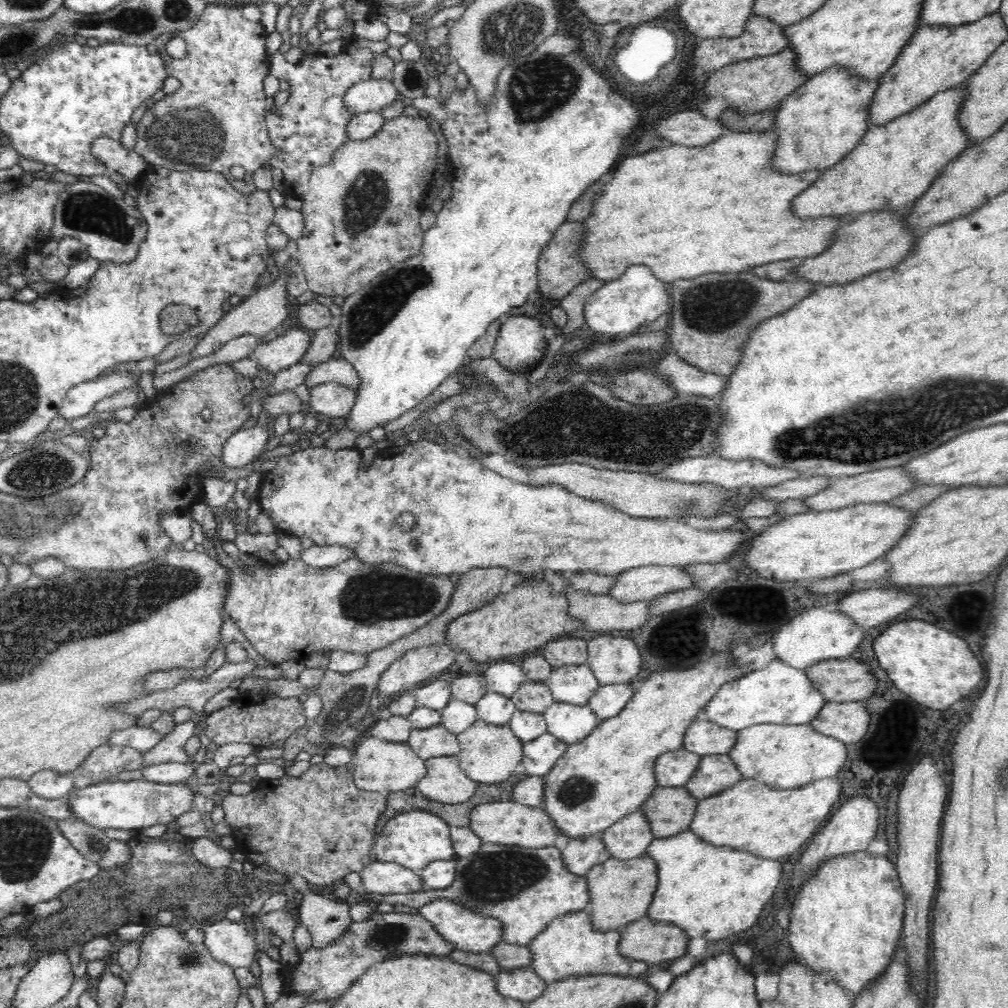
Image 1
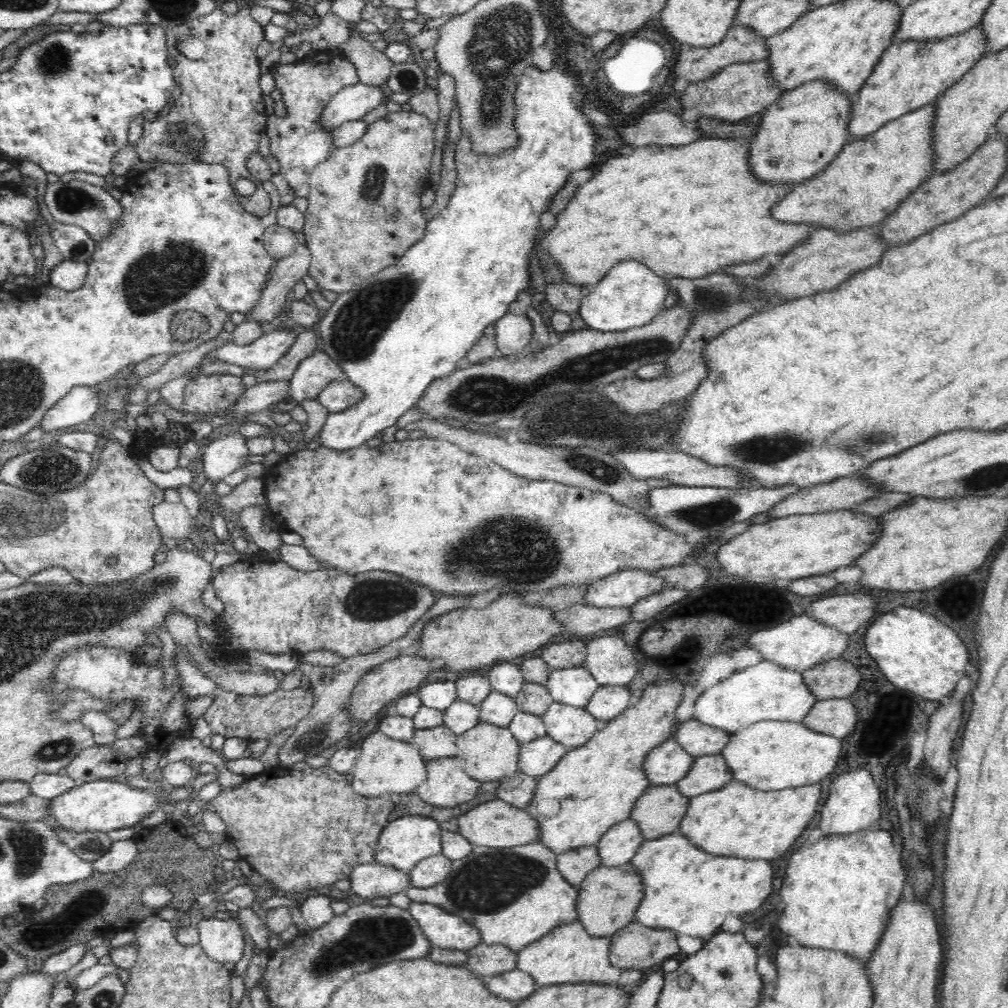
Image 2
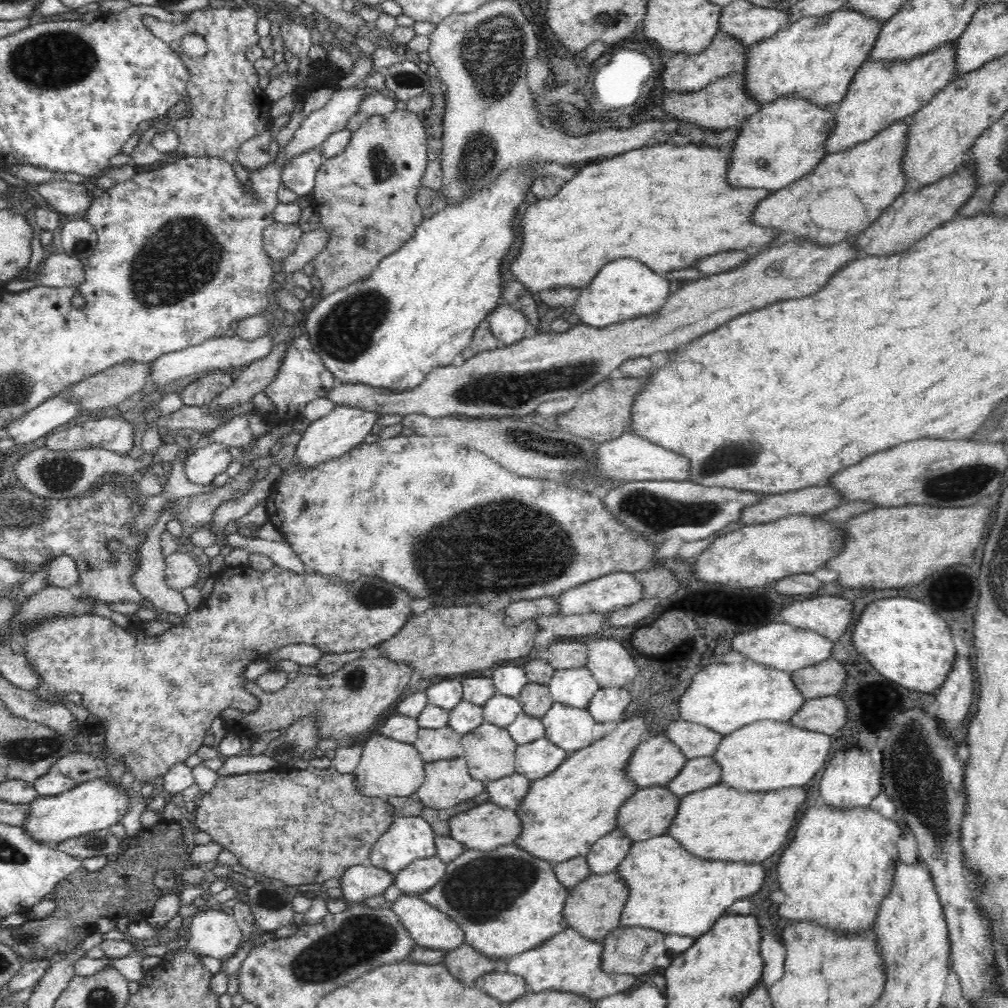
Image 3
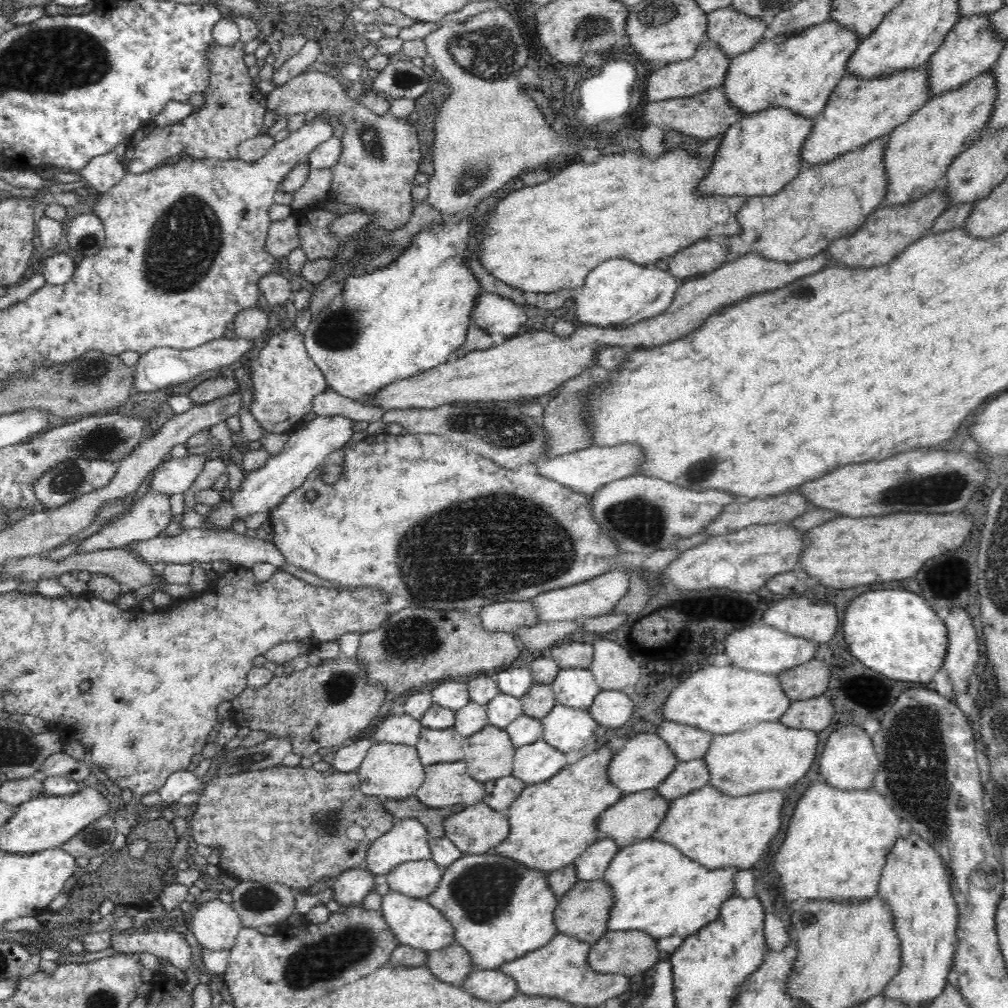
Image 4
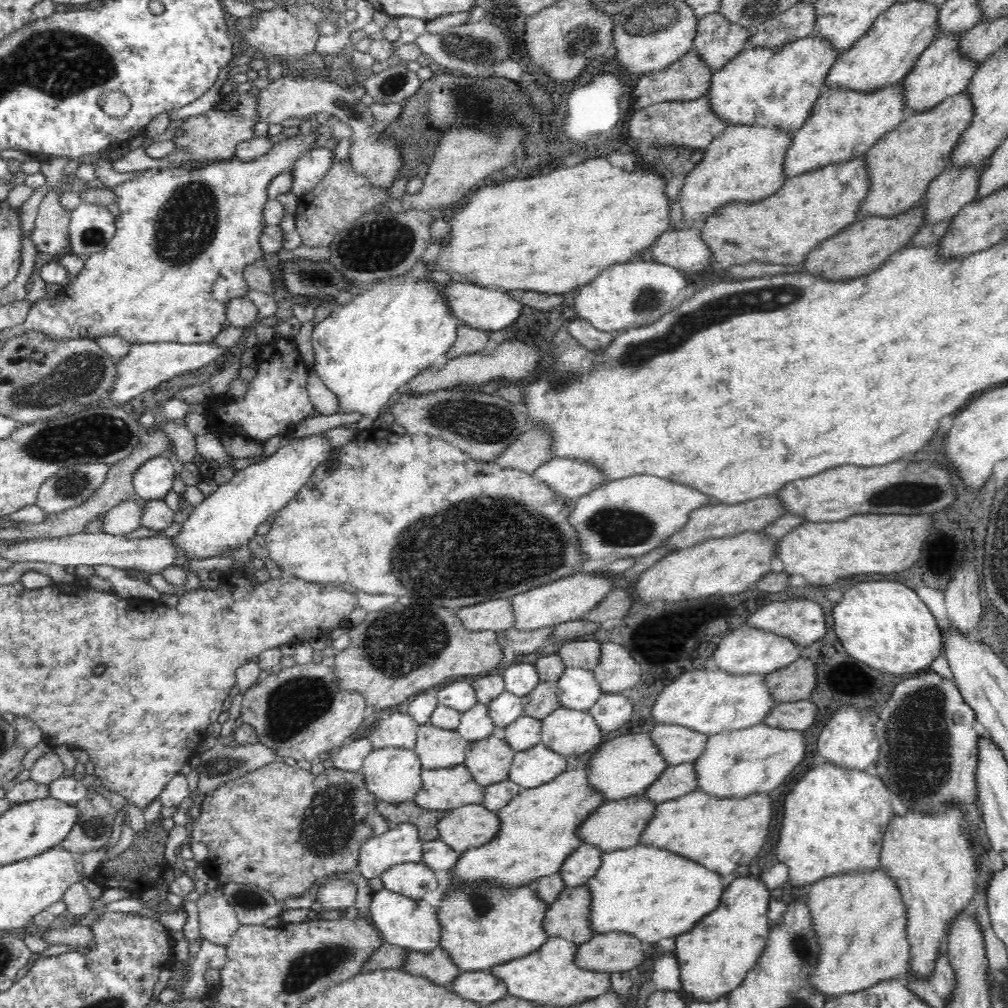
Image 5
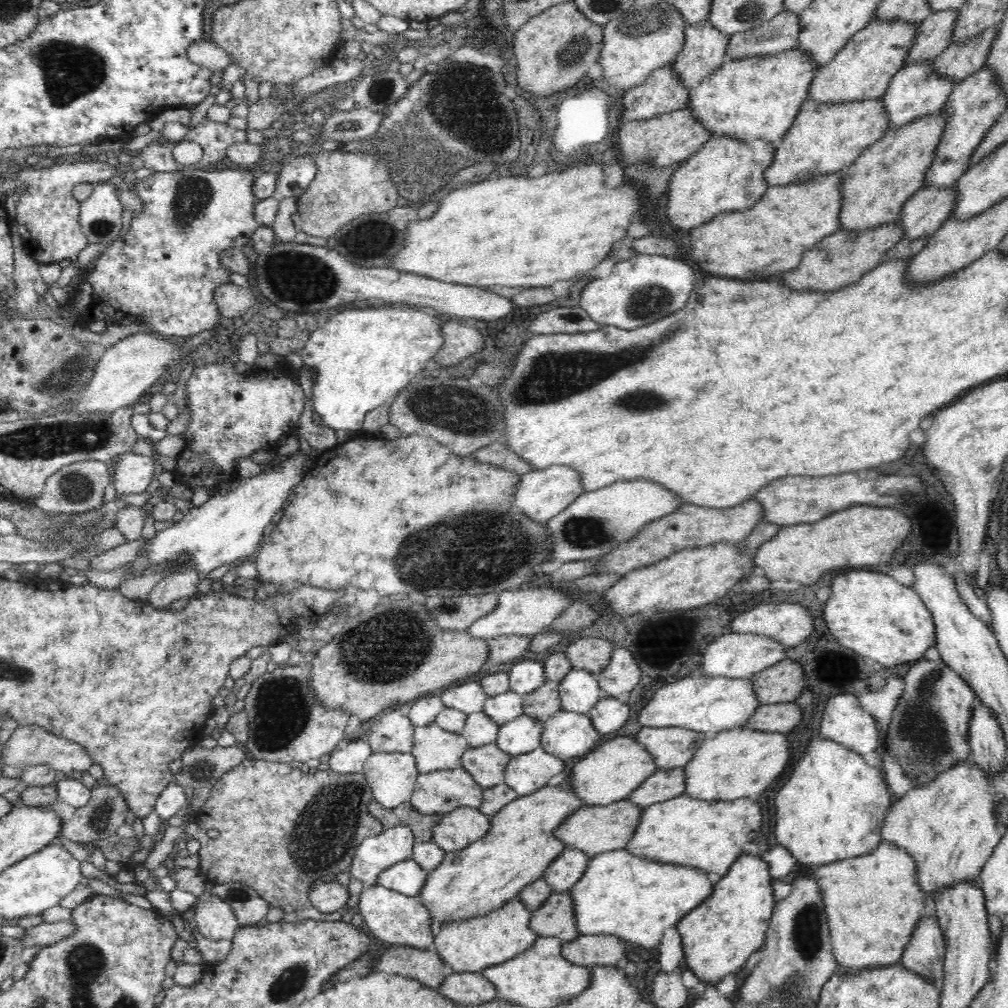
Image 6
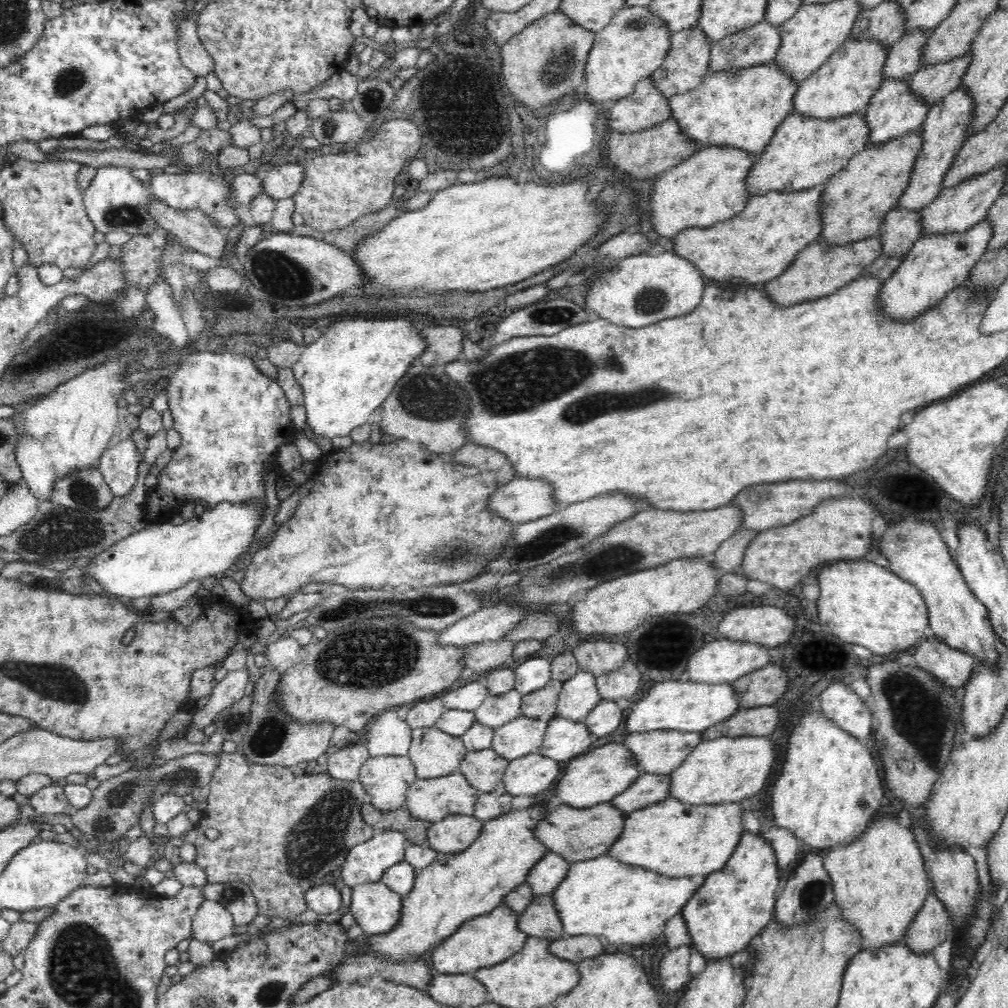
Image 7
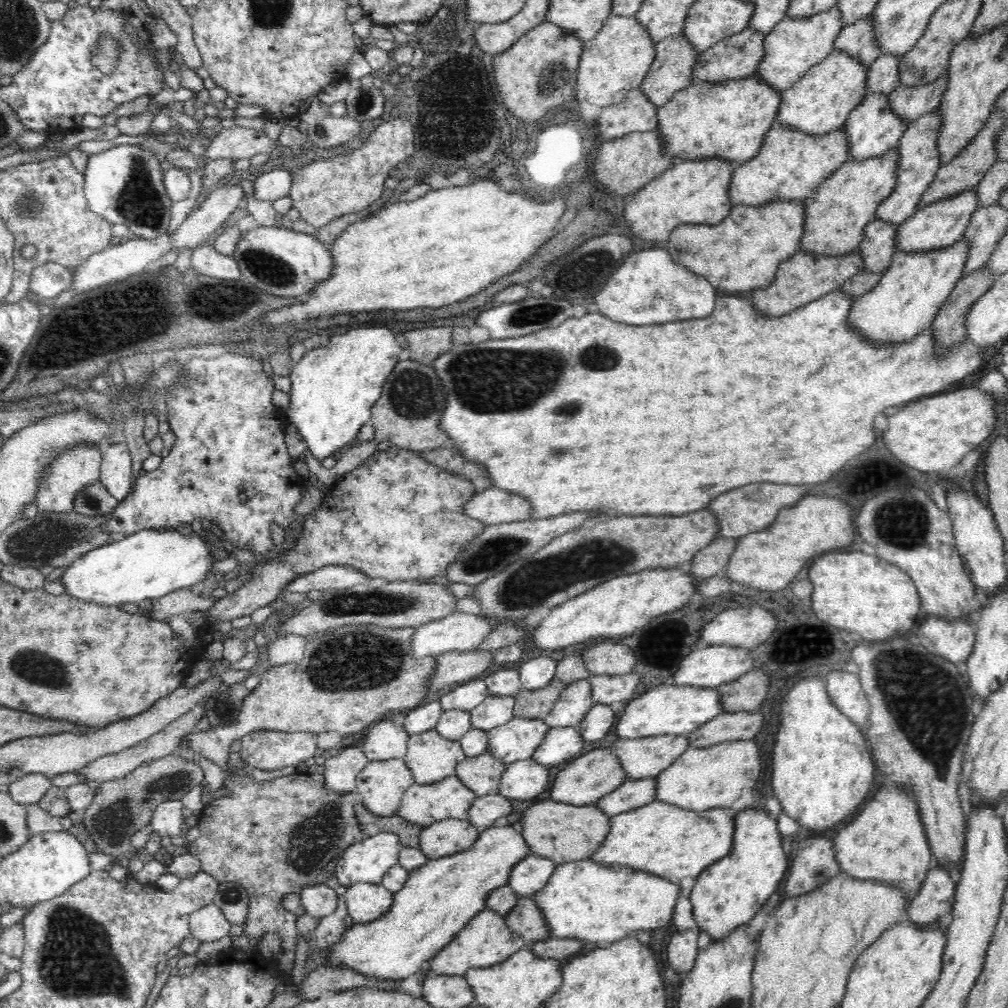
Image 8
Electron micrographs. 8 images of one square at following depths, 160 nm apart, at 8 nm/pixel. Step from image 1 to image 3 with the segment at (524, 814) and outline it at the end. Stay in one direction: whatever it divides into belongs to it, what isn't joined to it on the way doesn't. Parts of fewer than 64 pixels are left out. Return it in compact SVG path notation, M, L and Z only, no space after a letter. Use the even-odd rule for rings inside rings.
M486 801L463 813L454 815L449 820L449 828L449 836L461 842L466 849L494 850L502 844L512 844L523 831L523 823L516 810L510 810L509 807L498 806L497 803Z

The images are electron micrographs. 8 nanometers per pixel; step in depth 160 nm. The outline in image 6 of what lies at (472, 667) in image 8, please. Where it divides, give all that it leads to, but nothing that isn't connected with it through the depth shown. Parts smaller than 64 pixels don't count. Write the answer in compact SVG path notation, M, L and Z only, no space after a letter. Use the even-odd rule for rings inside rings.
M502 635L496 638L487 639L490 648L489 660L478 671L478 676L474 673L474 676L470 675L470 680L481 680L485 677L486 670L494 670L496 665L508 663L513 659L519 659L524 655L524 652L528 652L530 646L533 644L533 636L522 635Z

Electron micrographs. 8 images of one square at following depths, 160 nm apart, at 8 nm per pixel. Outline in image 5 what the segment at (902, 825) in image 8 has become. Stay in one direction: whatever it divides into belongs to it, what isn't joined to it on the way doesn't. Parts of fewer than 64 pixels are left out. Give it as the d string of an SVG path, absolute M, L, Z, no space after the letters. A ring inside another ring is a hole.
M882 867L874 872L826 877L813 884L807 895L811 928L816 944L820 945L820 956L811 968L810 983L824 995L824 999L870 989L881 981L905 977L911 958L906 934L906 905L899 896L898 888L895 888L894 880L882 872Z

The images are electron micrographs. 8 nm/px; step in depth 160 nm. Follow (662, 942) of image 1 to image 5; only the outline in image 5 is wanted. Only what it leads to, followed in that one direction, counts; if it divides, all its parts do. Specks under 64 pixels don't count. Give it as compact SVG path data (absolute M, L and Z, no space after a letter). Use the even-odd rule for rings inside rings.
M627 932L594 934L577 950L579 967L596 973L634 972L644 960L640 939Z

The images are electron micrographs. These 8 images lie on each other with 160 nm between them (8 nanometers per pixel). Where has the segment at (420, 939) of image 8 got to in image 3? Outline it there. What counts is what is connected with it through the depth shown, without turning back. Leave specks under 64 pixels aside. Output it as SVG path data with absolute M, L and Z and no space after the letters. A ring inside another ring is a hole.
M632 718L628 722L622 722L612 734L604 736L602 740L595 740L586 748L570 752L554 772L533 781L526 796L515 808L521 817L523 831L512 844L553 864L564 862L576 855L588 855L598 839L617 828L621 806L638 790L637 783L628 777L626 768L632 760L634 750L640 746L640 736L646 730L648 730L646 718Z

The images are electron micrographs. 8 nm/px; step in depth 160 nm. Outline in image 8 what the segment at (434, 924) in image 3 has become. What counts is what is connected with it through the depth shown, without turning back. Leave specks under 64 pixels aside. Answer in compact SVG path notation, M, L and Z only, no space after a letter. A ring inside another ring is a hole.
M356 883L347 887L344 900L353 922L366 925L388 913L393 906L394 892L381 883Z

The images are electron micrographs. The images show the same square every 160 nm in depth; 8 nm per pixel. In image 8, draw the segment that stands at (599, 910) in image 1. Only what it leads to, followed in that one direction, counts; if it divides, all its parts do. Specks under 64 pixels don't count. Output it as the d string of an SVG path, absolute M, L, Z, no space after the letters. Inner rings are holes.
M532 896L519 897L517 904L504 917L510 930L519 934L526 942L535 943L551 937L548 919Z

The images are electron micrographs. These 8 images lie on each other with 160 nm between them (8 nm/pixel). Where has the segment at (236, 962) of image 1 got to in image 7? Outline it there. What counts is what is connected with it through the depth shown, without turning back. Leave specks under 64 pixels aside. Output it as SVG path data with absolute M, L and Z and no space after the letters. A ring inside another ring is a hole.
M205 899L193 916L193 938L202 942L216 942L234 932L235 922L229 910L219 902Z

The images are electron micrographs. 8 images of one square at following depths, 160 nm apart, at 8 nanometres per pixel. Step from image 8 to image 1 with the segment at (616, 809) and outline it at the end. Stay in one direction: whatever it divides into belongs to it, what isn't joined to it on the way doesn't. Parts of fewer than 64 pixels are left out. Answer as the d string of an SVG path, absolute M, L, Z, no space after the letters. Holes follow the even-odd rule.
M729 754L704 755L697 772L683 787L697 799L705 799L729 789L743 776Z

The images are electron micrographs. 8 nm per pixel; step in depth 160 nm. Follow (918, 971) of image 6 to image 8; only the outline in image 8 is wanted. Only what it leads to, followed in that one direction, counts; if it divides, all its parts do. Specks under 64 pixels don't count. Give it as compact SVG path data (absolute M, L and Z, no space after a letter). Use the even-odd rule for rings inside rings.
M938 865L929 870L920 892L910 900L907 913L911 924L930 929L953 908L956 884Z

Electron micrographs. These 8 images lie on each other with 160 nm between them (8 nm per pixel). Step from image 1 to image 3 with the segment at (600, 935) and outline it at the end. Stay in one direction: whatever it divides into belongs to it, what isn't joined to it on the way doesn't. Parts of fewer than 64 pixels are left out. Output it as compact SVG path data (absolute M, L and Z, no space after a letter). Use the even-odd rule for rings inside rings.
M566 927L546 942L526 952L512 955L506 959L507 971L524 978L528 991L544 990L576 991L586 994L589 998L601 998L625 992L636 982L634 974L610 973L601 966L601 954L604 952L602 941L594 941L580 934L577 929Z

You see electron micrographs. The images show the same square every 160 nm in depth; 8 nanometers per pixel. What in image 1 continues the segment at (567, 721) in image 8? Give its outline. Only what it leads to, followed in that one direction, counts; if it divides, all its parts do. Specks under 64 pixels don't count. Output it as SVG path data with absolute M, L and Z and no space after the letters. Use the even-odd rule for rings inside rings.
M586 663L554 667L552 674L544 682L548 685L548 688L550 688L556 701L567 702L578 706L586 705L589 698L601 686L599 680Z

